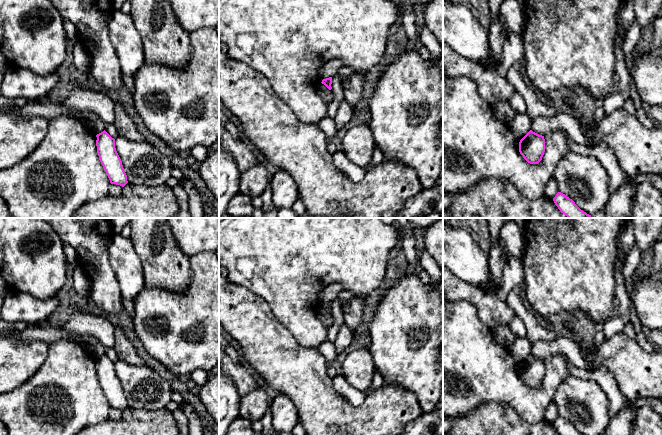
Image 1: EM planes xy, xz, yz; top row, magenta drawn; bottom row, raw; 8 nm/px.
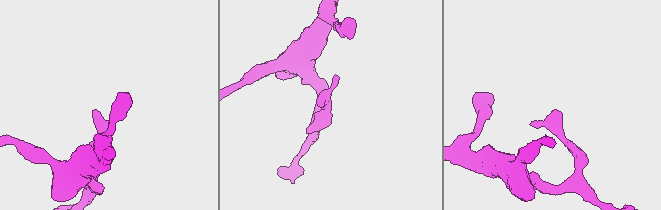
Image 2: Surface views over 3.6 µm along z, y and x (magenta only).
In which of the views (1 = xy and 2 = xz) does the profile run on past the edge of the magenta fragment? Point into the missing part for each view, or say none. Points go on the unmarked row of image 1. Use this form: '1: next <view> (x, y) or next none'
1: next none
2: next none

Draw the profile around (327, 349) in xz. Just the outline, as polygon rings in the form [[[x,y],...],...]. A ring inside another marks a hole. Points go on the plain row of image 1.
[[[325,340],[317,349],[327,362],[333,362],[338,354],[334,344],[328,340]]]

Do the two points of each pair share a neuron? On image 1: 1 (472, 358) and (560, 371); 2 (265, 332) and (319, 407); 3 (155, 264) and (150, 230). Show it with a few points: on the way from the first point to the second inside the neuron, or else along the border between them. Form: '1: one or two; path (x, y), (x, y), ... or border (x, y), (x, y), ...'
1: one; path (494, 377), (515, 393), (540, 393)
2: one; path (273, 351), (310, 388)
3: one; path (153, 256), (149, 247), (150, 238)

